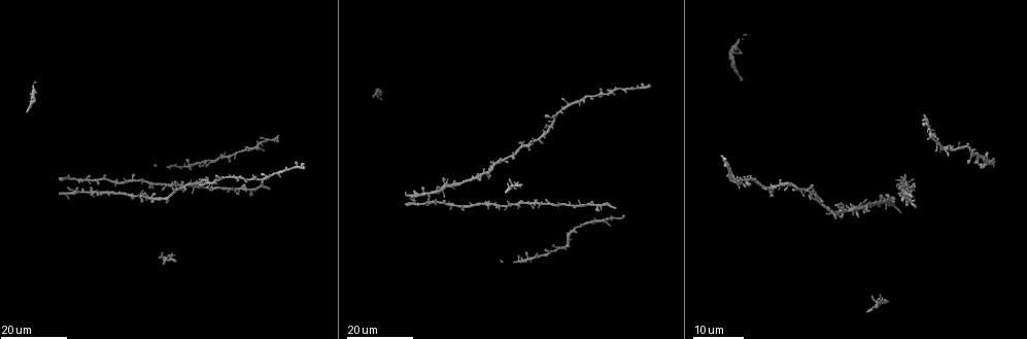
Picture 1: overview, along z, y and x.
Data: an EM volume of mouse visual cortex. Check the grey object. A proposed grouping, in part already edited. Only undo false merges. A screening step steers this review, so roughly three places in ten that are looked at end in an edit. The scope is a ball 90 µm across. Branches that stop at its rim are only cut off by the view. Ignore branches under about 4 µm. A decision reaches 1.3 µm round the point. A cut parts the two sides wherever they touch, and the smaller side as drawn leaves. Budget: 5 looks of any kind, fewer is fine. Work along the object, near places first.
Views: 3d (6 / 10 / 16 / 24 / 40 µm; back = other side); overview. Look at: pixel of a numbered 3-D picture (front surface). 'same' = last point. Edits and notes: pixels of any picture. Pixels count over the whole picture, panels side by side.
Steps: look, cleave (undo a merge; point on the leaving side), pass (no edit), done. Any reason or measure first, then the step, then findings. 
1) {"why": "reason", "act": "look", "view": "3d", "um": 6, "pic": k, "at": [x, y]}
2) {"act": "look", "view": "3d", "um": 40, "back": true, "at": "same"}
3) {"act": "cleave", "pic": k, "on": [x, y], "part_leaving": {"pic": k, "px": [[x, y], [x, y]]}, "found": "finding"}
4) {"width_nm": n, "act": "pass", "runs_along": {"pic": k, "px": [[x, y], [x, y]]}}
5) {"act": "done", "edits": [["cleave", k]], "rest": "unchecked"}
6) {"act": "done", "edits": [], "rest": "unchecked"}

{"why": "four-way junction", "act": "look", "view": "3d", "um": 16, "pic": 1, "at": [228, 155]}

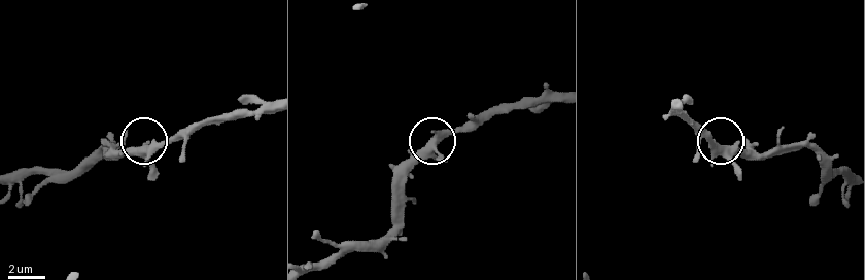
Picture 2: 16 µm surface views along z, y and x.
{"why": "closer look", "act": "look", "view": "3d", "um": 10, "pic": 2, "at": [438, 141]}

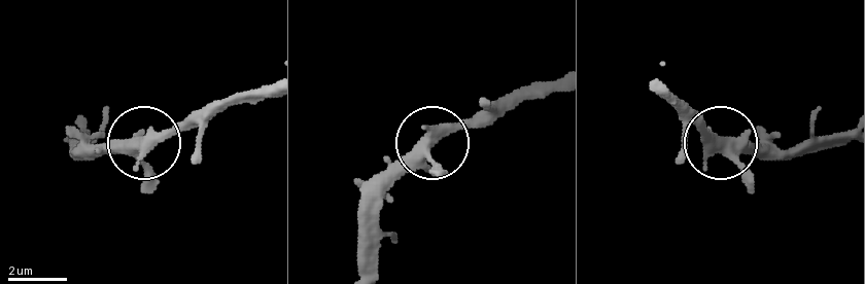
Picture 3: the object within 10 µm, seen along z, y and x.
{"width_nm": 390, "act": "pass", "found": "all the same cell"}

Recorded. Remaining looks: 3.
{"why": "four arms meet", "act": "look", "view": "3d", "um": 24, "pic": 1, "at": [556, 207]}

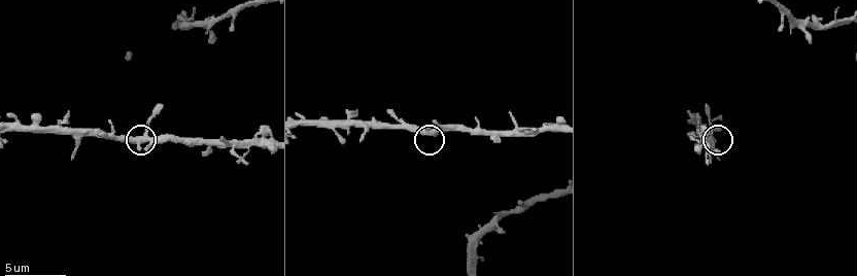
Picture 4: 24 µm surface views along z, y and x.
{"act": "look", "view": "3d", "um": 10, "pic": 4, "at": [144, 137]}

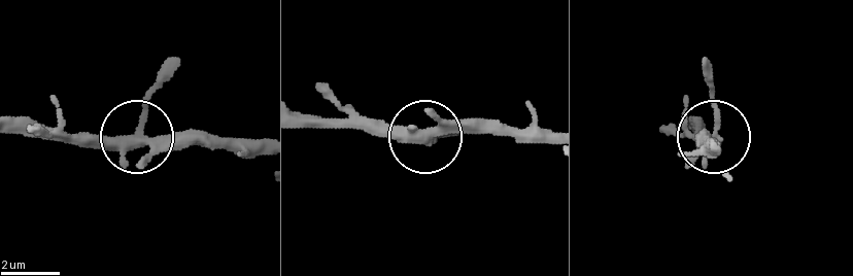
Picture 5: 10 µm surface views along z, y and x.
{"width_nm": 300, "act": "pass", "runs_along": {"pic": 5, "px": [[15, 123], [81, 137], [234, 137]]}, "found": "one cell here"}

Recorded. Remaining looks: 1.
{"act": "done", "edits": [], "rest": "unchecked"}

